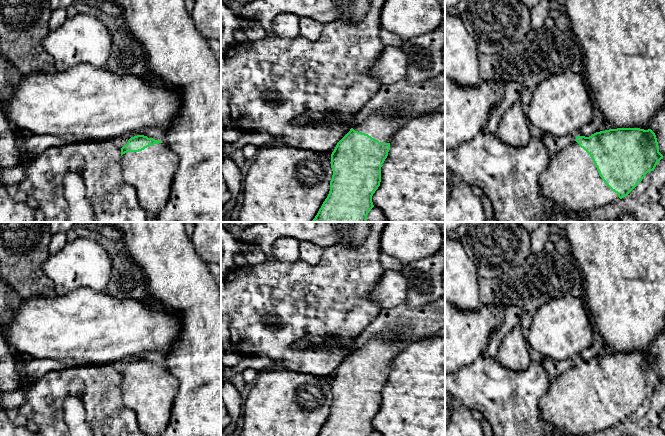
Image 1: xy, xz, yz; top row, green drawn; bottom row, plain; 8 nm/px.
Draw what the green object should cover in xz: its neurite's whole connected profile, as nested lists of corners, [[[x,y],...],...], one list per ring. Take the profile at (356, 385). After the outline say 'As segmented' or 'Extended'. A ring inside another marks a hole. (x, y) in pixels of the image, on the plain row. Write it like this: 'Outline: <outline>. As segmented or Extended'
Outline: [[[396,330],[390,334],[380,334],[351,352],[337,367],[331,378],[333,399],[330,415],[318,436],[371,435],[374,431],[372,420],[381,406],[381,391],[388,380],[390,367],[400,353],[397,343],[402,340],[396,335]]]. Extended

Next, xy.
Outline: [[[144,359],[131,361],[121,372],[124,405],[137,416],[146,436],[160,436],[170,421],[178,380],[162,365]]]. Extended

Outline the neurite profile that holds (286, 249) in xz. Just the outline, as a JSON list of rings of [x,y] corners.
[[[293,237],[279,238],[272,246],[272,257],[280,262],[299,260],[300,241]]]

